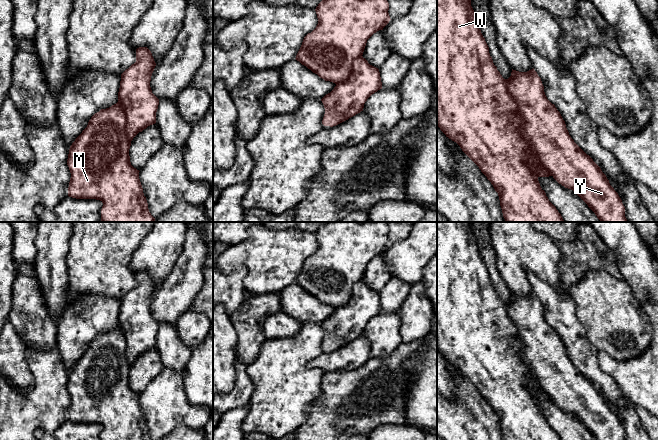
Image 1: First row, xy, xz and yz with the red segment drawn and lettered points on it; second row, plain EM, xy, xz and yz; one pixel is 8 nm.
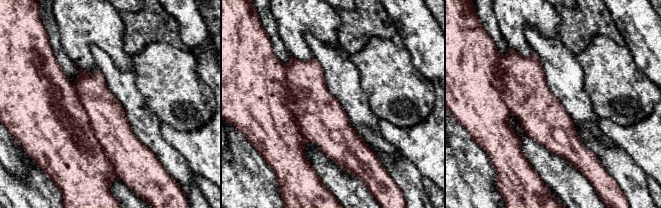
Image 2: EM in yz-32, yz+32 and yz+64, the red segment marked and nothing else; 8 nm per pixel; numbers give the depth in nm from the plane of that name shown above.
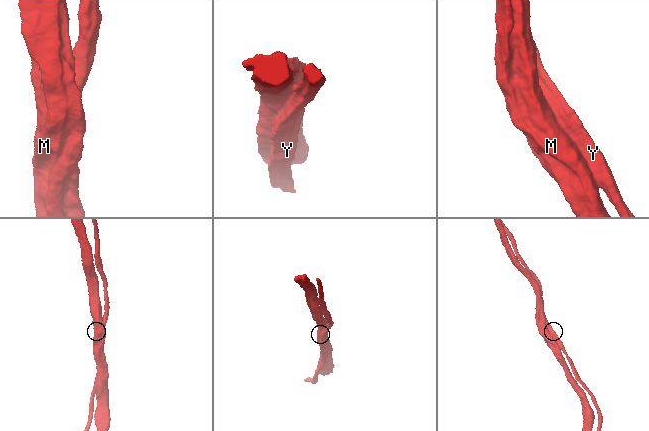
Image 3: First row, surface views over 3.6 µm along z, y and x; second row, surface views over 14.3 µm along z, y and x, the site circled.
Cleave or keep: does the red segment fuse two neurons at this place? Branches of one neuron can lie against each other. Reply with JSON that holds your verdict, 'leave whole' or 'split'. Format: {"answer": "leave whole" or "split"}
{"answer": "leave whole"}

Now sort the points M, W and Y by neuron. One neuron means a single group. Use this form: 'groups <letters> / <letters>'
groups M W Y

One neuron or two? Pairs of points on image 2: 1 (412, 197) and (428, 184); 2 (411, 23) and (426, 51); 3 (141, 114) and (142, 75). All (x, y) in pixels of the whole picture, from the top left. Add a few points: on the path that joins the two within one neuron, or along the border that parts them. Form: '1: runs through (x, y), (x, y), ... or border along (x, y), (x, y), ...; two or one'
1: border along (421, 176), (421, 184), (428, 197); two
2: runs through (418, 30), (426, 44); one
3: border along (134, 73), (134, 83), (145, 104), (155, 115); two

